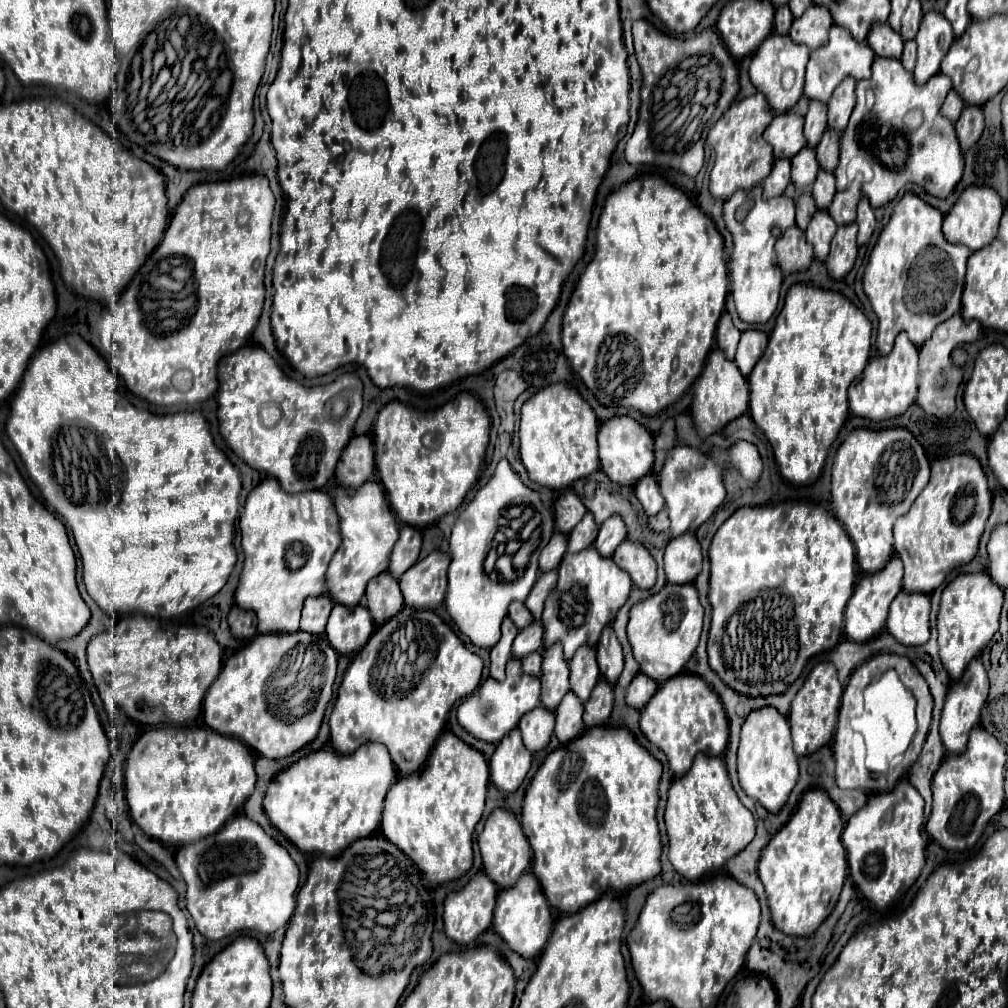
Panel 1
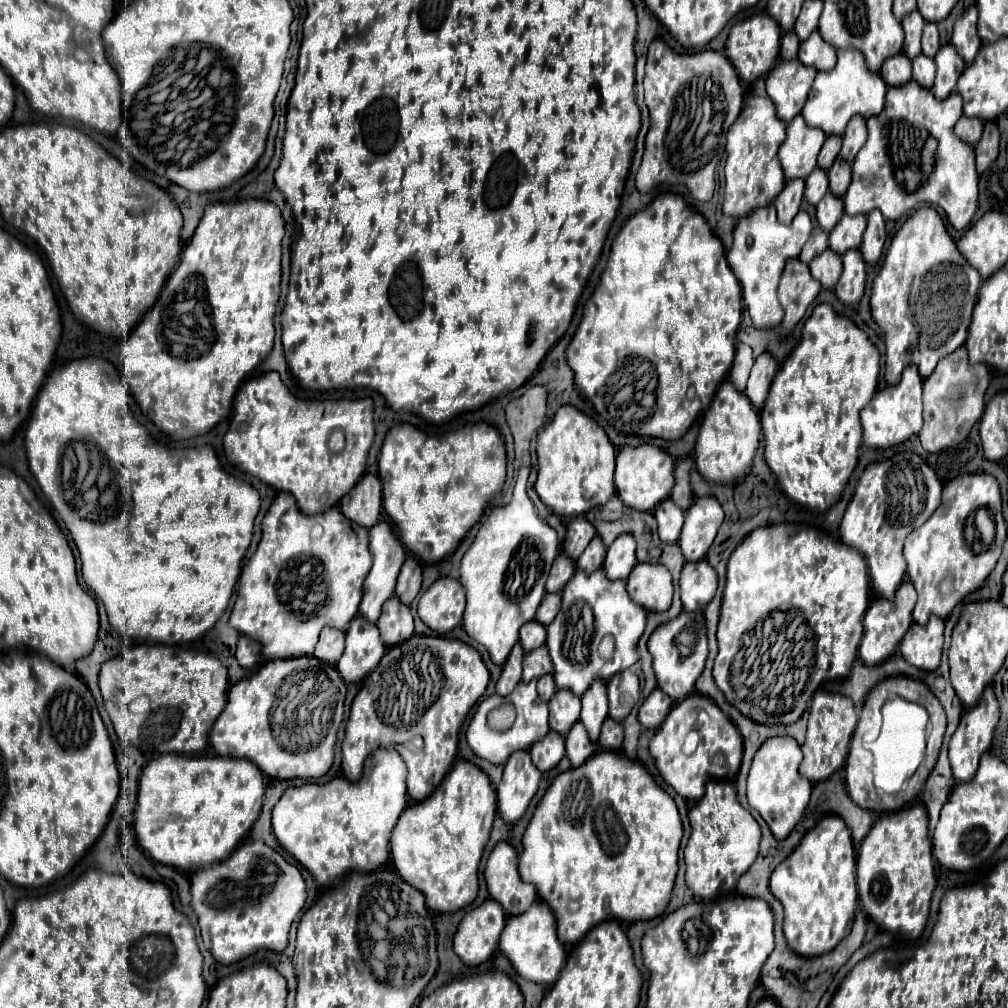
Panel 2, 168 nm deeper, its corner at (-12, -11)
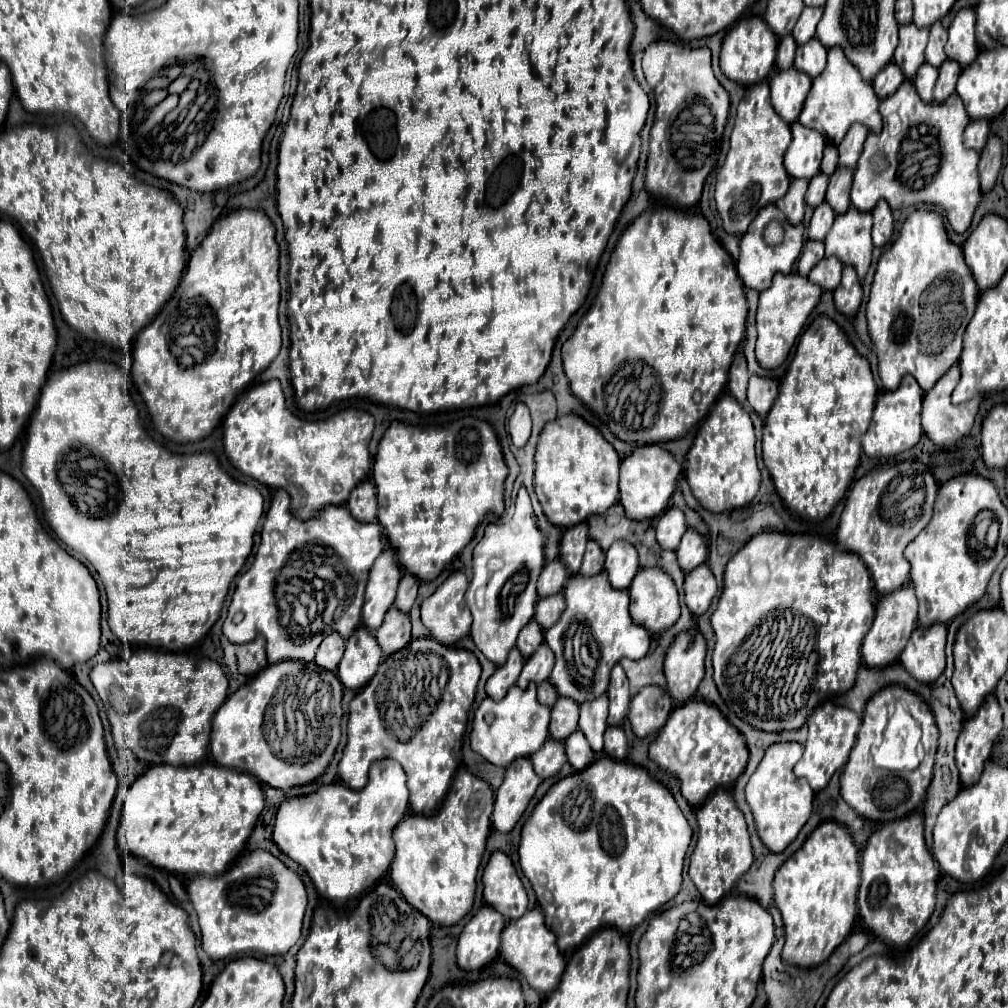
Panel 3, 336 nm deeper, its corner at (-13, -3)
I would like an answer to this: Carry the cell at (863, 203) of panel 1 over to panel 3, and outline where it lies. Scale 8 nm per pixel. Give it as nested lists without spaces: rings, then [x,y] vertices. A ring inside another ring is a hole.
[[[878,201],[878,205],[872,211],[874,217],[874,227],[872,227],[872,243],[874,247],[884,247],[890,237],[892,237],[892,229],[894,229],[894,219],[890,213],[890,207],[886,201]]]

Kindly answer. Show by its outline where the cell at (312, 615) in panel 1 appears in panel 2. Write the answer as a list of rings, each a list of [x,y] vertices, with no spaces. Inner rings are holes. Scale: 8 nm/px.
[[[325,627],[315,647],[315,657],[325,663],[337,663],[343,655],[343,649],[345,649],[345,633],[333,627]]]

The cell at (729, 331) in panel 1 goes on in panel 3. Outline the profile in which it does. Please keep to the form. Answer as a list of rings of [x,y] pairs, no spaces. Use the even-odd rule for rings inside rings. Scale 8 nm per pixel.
[[[742,351],[736,353],[732,369],[730,369],[730,381],[728,381],[728,391],[740,401],[746,401],[746,387],[748,387],[748,365],[746,365],[746,357]]]

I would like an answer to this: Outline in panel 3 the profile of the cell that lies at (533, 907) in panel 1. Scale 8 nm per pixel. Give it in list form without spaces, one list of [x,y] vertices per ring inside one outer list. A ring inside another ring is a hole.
[[[538,907],[526,911],[526,915],[522,915],[522,919],[518,919],[518,923],[506,925],[506,931],[502,931],[500,953],[504,955],[506,963],[516,967],[526,977],[528,985],[542,995],[548,995],[550,991],[554,991],[554,987],[558,985],[562,971],[566,967],[566,959],[558,951],[558,945],[554,943],[554,933],[550,933],[550,929],[546,927],[542,909],[538,909]]]

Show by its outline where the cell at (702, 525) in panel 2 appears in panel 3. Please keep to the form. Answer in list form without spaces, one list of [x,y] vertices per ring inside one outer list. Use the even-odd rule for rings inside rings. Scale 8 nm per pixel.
[[[688,527],[686,535],[680,541],[680,547],[676,549],[676,553],[678,553],[678,563],[680,563],[682,571],[688,573],[706,561],[706,557],[708,557],[706,539],[700,533],[696,533],[696,529]]]

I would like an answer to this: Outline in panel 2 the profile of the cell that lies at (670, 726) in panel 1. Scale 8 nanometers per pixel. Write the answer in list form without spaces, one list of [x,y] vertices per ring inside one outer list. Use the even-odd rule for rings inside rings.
[[[695,693],[673,705],[669,719],[665,719],[665,723],[651,739],[649,753],[653,755],[663,779],[679,795],[689,801],[699,801],[705,795],[705,783],[711,777],[729,781],[735,779],[743,757],[743,743],[737,727],[729,723],[729,717],[711,699]]]

